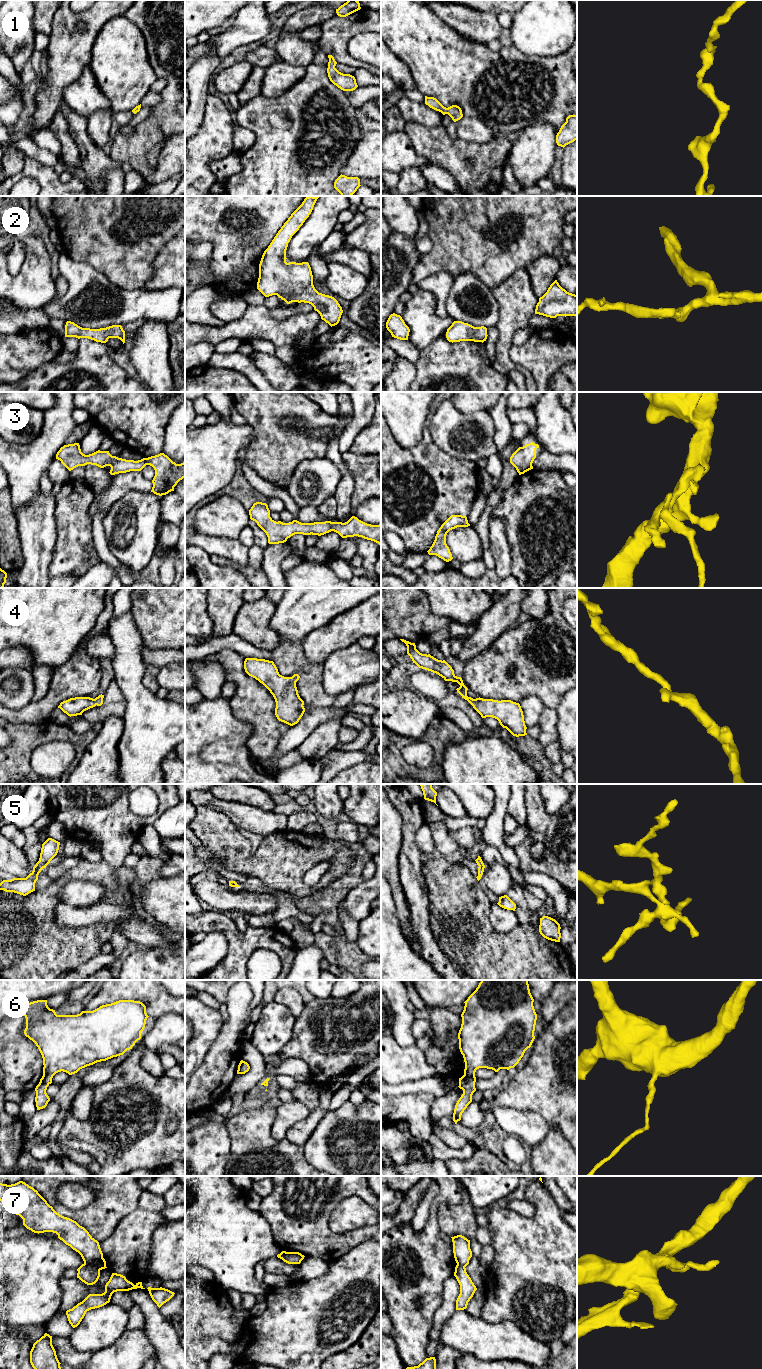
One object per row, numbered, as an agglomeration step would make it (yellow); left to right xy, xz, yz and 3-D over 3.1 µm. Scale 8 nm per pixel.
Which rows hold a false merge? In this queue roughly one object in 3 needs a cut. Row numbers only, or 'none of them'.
7

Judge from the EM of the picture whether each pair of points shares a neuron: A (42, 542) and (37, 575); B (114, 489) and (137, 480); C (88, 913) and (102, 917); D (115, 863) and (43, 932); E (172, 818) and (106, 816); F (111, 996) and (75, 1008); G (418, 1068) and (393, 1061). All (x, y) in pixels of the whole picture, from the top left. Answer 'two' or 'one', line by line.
A: one
B: one
C: one
D: two
E: two
F: two
G: one

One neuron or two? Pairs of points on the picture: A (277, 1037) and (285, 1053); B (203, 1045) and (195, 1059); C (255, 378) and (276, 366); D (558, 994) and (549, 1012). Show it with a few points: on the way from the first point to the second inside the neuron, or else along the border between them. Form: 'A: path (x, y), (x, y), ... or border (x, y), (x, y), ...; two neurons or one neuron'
A: border (294, 1026), (290, 1040), (277, 1054); two neurons
B: path (200, 1048), (195, 1053), (195, 1056); one neuron
C: border (249, 356), (268, 381); two neurons
D: path (558, 998), (550, 1008); one neuron

